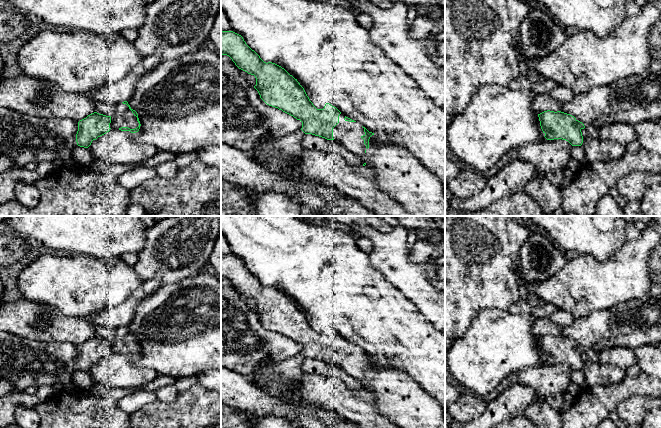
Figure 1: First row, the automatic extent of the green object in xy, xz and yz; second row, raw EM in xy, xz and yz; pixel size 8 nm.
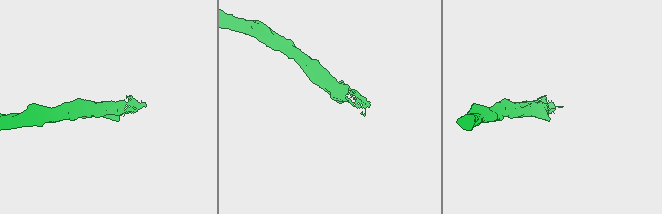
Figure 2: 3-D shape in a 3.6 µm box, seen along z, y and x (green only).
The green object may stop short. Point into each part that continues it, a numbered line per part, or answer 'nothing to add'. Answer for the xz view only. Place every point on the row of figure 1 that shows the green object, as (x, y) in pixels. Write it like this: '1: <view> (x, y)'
1: xz (348, 134)

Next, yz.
nothing to add

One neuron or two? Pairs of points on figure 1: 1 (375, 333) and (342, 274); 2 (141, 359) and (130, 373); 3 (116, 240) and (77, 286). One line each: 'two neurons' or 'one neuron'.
1: one neuron
2: two neurons
3: two neurons

